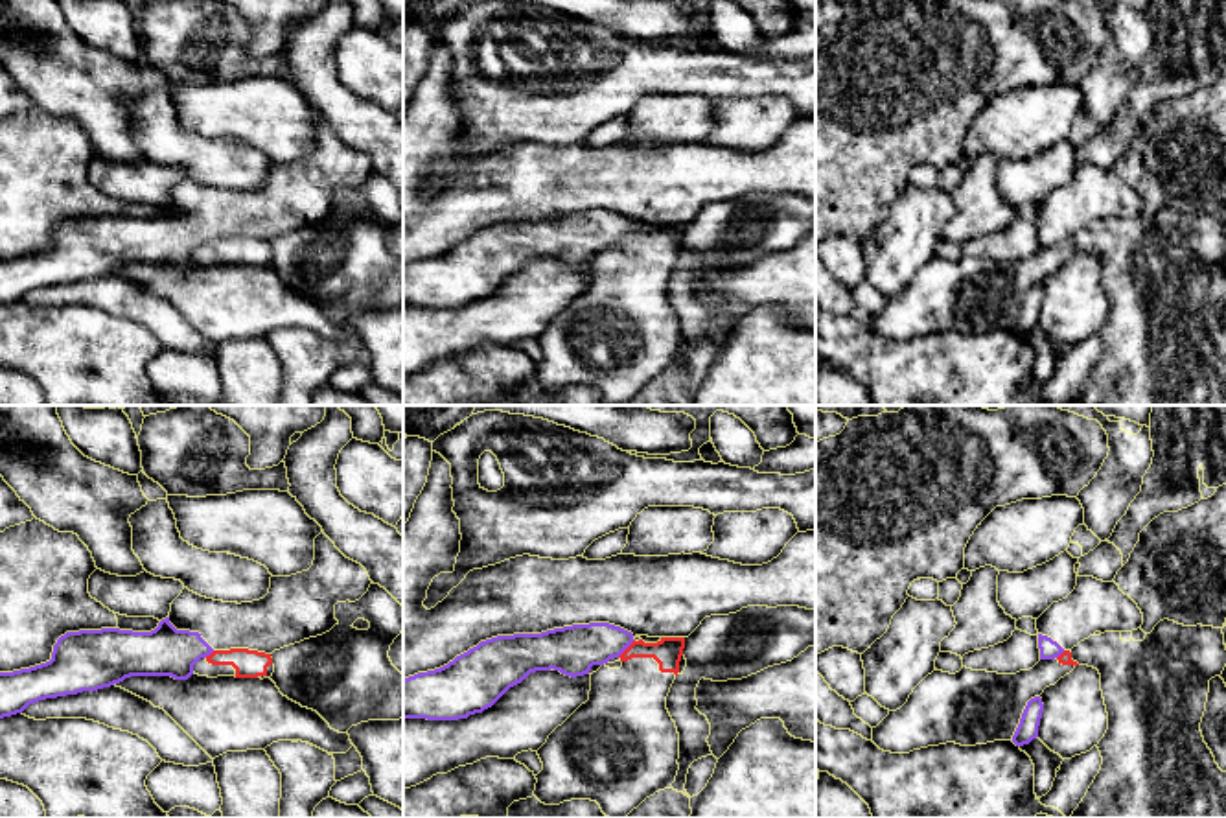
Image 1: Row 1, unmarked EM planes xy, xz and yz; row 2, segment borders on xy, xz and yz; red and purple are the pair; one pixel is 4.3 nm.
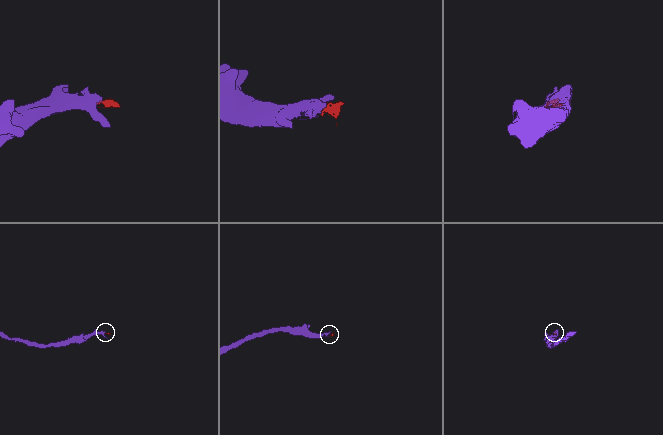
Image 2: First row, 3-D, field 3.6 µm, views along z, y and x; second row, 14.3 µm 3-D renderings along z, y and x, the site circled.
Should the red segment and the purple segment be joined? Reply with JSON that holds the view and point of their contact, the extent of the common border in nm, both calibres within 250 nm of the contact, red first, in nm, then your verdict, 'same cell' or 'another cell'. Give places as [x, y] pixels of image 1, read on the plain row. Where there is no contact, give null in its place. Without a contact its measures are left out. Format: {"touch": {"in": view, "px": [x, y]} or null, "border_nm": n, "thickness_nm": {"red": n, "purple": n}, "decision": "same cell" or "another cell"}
{"touch": {"in": "xz", "px": [626, 236]}, "border_nm": 110, "thickness_nm": {"red": 120, "purple": 220}, "decision": "another cell"}

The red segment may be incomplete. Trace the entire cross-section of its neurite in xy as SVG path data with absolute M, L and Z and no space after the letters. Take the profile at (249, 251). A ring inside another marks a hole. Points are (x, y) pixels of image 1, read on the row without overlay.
M230 236L214 238L210 243L201 245L193 252L193 260L208 265L236 263L263 267L272 263L274 252L271 241L249 236Z

